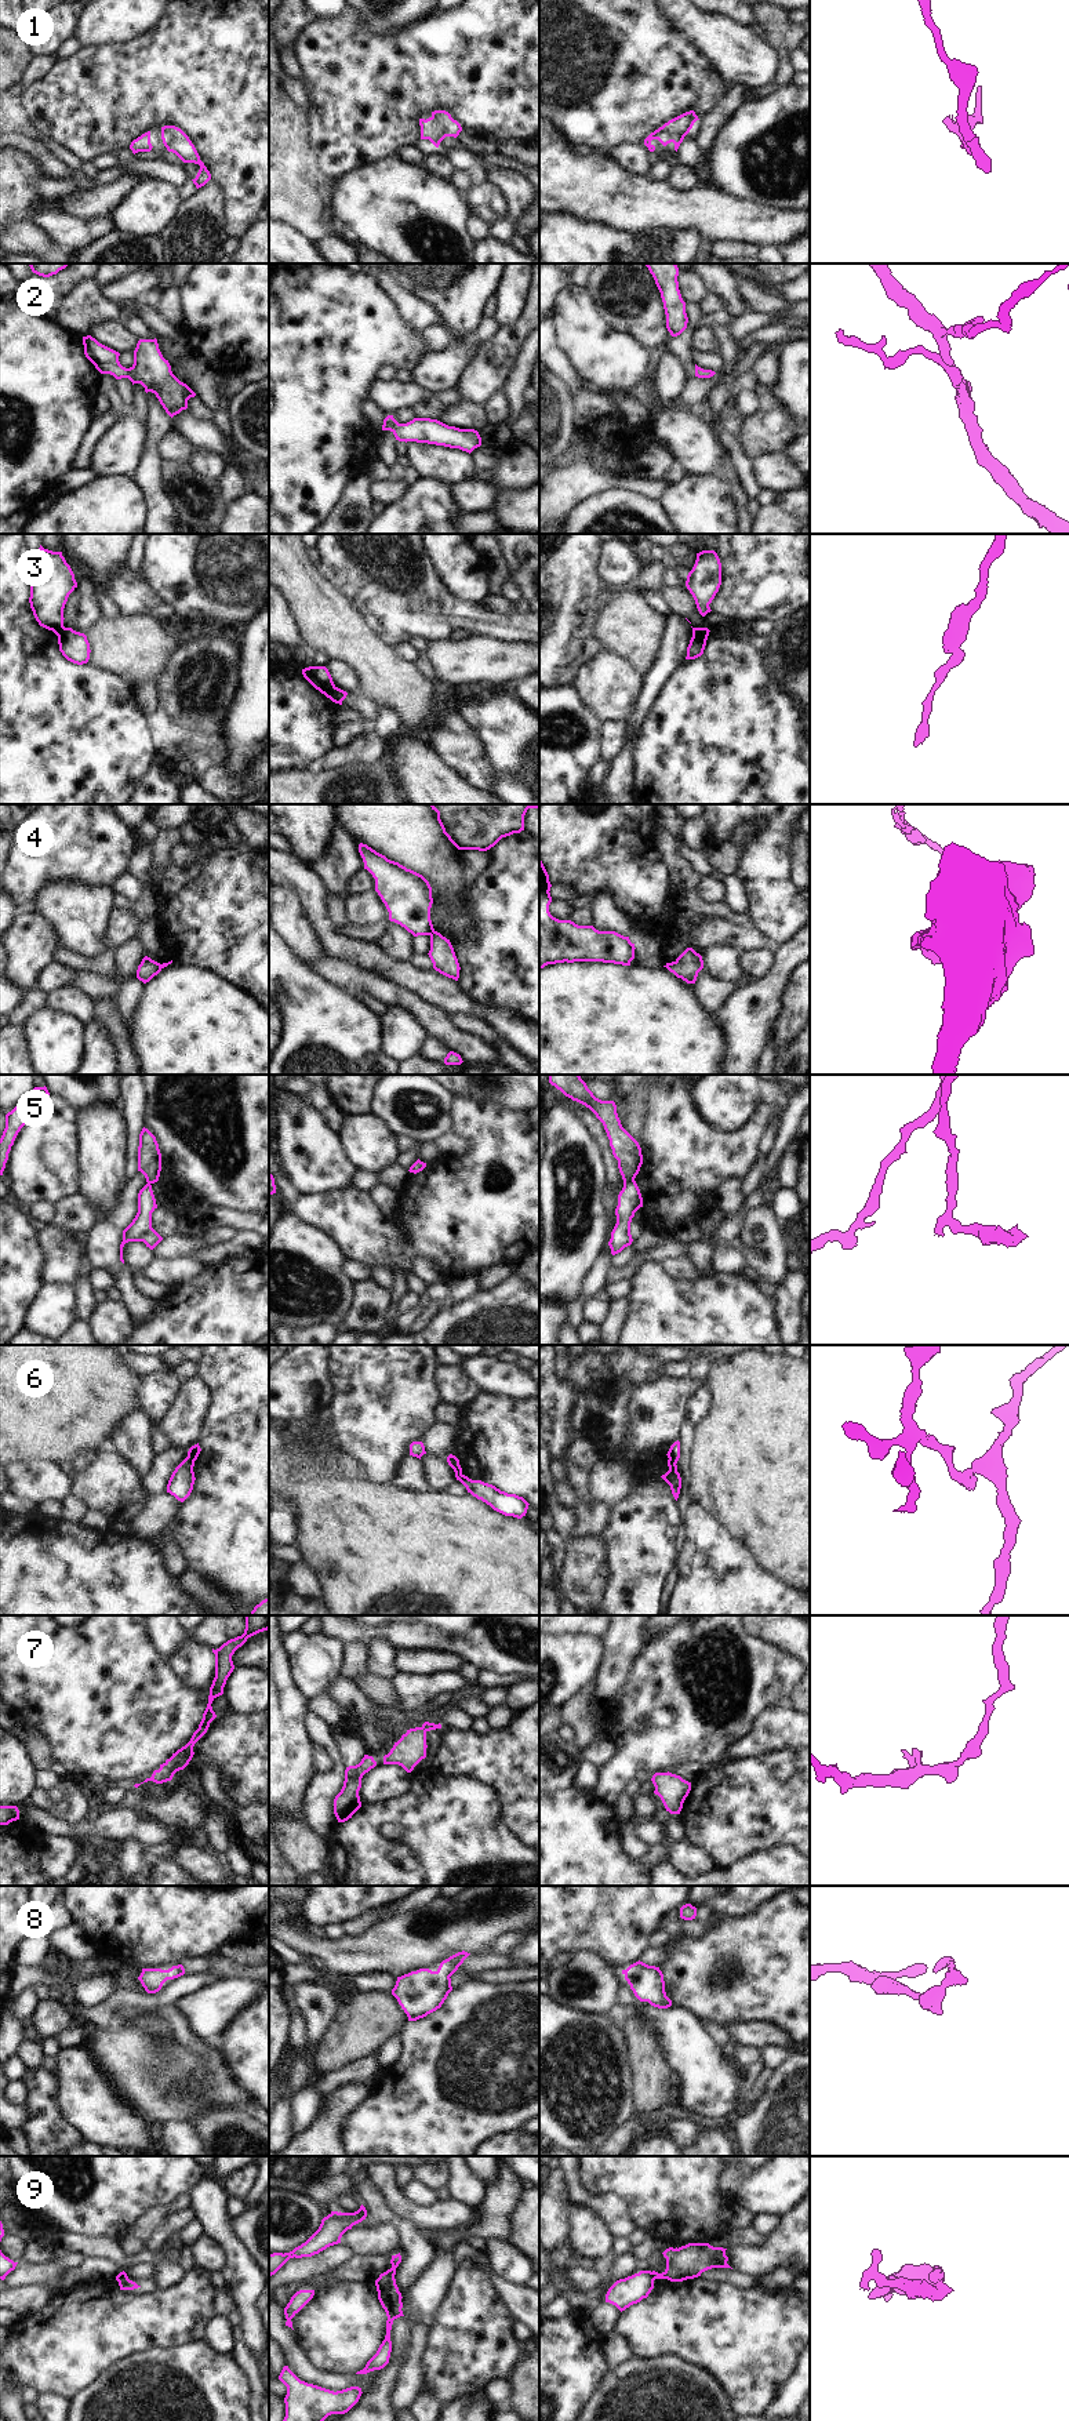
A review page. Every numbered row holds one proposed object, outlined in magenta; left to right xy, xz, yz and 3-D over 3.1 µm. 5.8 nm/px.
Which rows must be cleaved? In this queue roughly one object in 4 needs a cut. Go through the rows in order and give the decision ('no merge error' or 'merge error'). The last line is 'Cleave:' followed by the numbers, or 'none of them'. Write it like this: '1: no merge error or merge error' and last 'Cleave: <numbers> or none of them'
1: no merge error
2: no merge error
3: merge error
4: merge error
5: merge error
6: merge error
7: no merge error
8: no merge error
9: merge error
Cleave: 3, 4, 5, 6, 9

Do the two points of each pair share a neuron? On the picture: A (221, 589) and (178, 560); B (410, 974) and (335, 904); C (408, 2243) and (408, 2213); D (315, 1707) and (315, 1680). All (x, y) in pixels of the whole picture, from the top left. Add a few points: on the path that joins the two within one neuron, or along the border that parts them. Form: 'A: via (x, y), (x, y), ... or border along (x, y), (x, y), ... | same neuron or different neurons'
A: via (210, 578), (189, 560) | same neuron
B: border along (330, 893), (330, 918), (335, 924) | different neurons
C: border along (399, 2220), (406, 2220), (413, 2225) | different neurons
D: border along (326, 1694), (320, 1694), (309, 1701) | different neurons

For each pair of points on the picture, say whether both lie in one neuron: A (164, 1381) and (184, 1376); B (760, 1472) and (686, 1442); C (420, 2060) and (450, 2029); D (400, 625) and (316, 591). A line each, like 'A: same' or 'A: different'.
A: different
B: different
C: same
D: different

